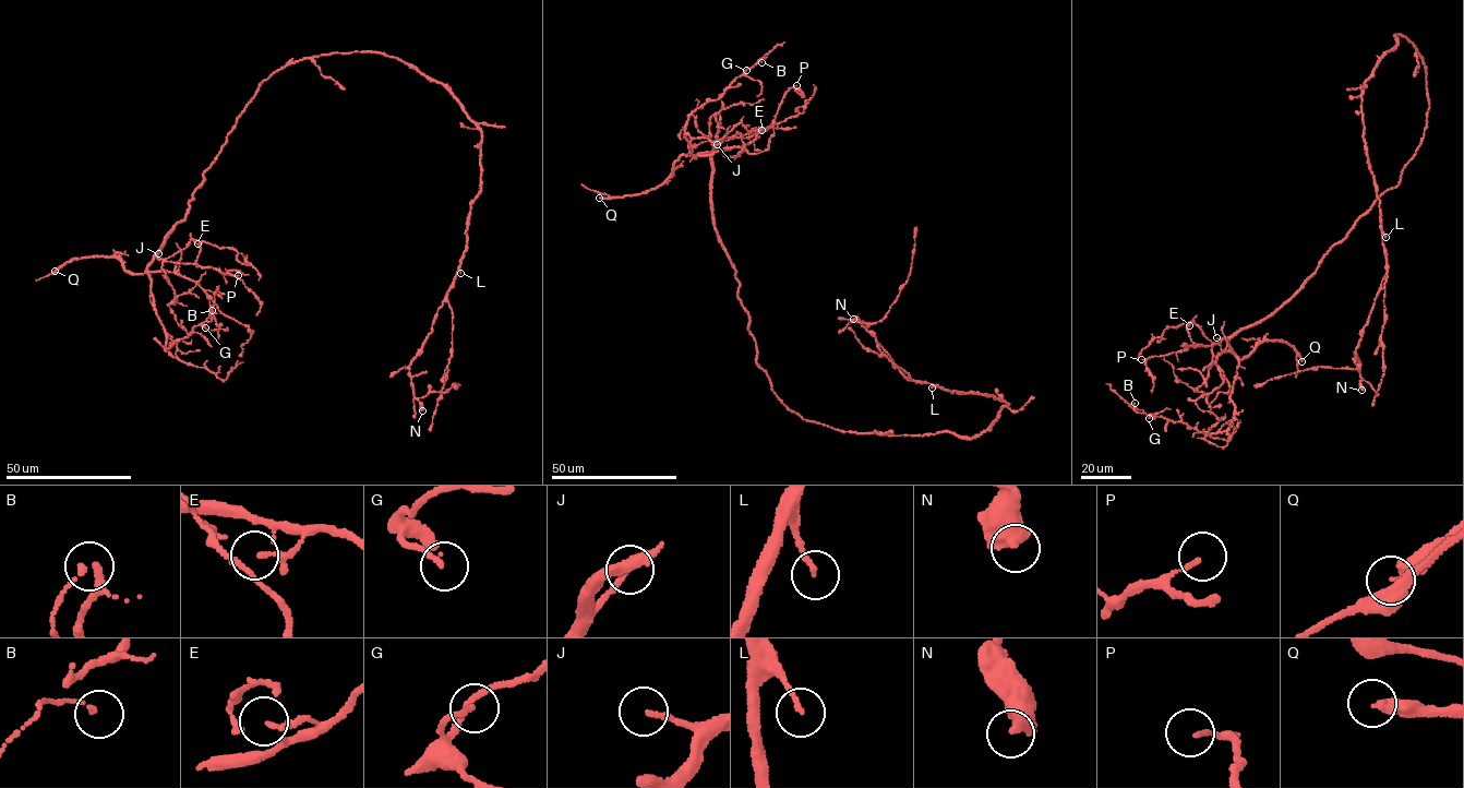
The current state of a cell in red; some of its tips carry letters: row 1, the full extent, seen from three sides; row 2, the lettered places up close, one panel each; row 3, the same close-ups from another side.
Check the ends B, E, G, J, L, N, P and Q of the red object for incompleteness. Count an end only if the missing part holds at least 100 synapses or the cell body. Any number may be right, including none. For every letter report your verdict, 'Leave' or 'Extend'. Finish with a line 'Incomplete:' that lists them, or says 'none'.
B: Leave
E: Leave
G: Leave
J: Extend
L: Leave
N: Leave
P: Leave
Q: Extend
Incomplete: J, Q

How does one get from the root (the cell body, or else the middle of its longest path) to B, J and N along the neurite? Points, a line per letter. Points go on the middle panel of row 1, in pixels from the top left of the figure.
B: (875, 433), (807, 420), (774, 392), (715, 226), (709, 155), (693, 156), (685, 139), (693, 112), (762, 62)
J: (875, 433), (842, 432), (804, 419), (778, 398), (757, 362), (750, 319), (711, 211), (711, 156), (717, 144)
N: (875, 433), (948, 431), (971, 439), (988, 429), (1008, 404), (906, 378), (853, 319)

